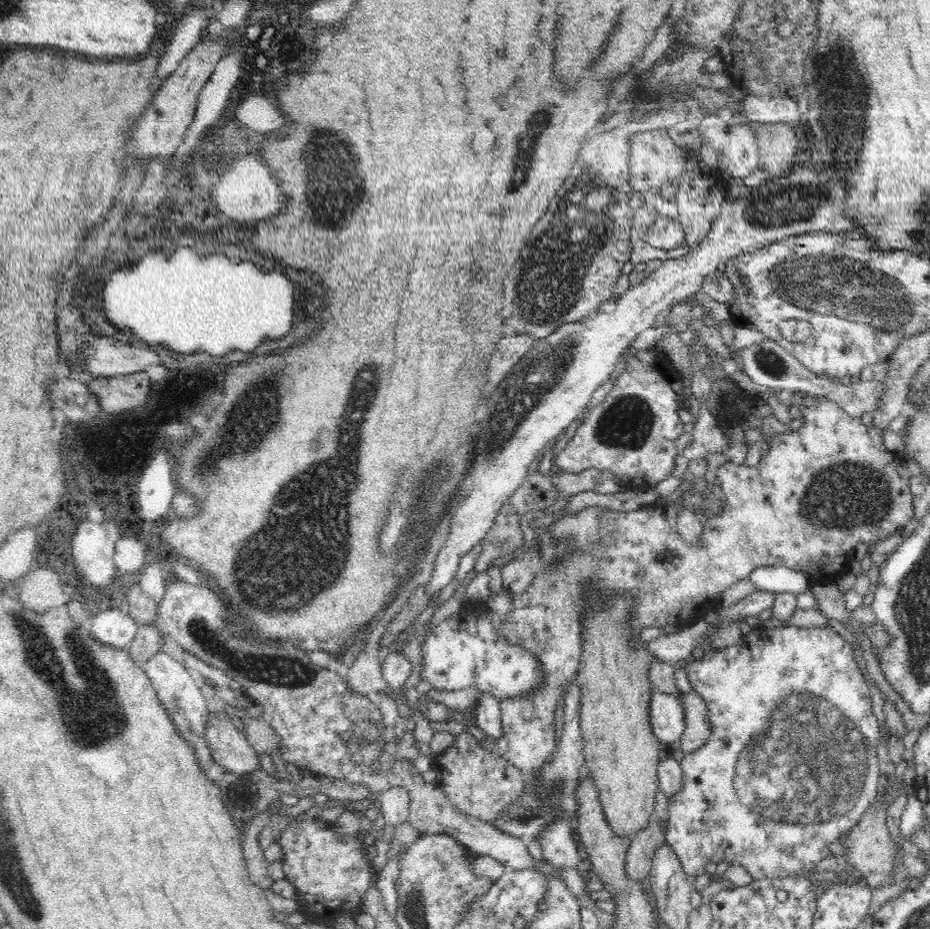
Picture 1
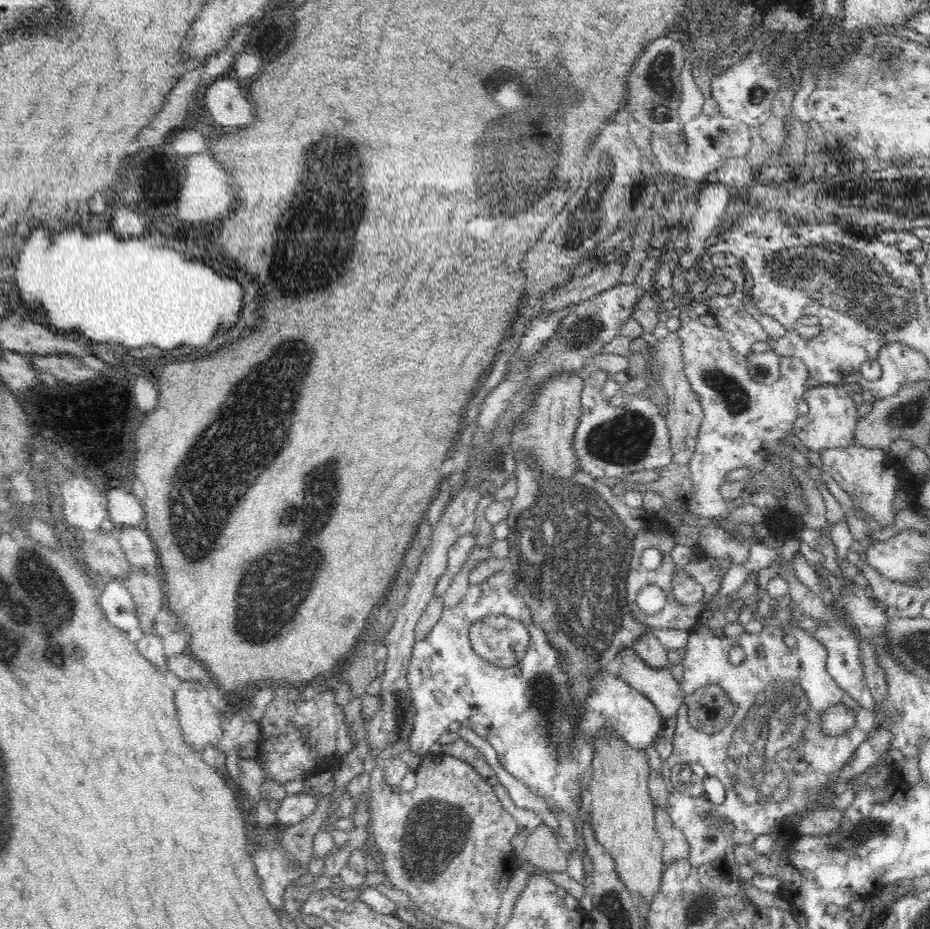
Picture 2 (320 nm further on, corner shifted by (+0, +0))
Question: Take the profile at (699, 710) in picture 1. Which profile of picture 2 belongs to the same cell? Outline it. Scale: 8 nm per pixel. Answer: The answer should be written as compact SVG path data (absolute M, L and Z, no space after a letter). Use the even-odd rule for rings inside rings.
M634 648L618 654L622 658L619 677L640 694L646 695L664 720L677 716L686 694L671 673L670 667L655 669L635 653Z

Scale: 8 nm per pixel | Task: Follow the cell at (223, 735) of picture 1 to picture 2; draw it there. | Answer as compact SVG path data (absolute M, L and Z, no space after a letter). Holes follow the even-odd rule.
M185 680L174 691L175 707L186 742L200 752L207 744L218 746L223 732L221 712L210 705L203 684Z

